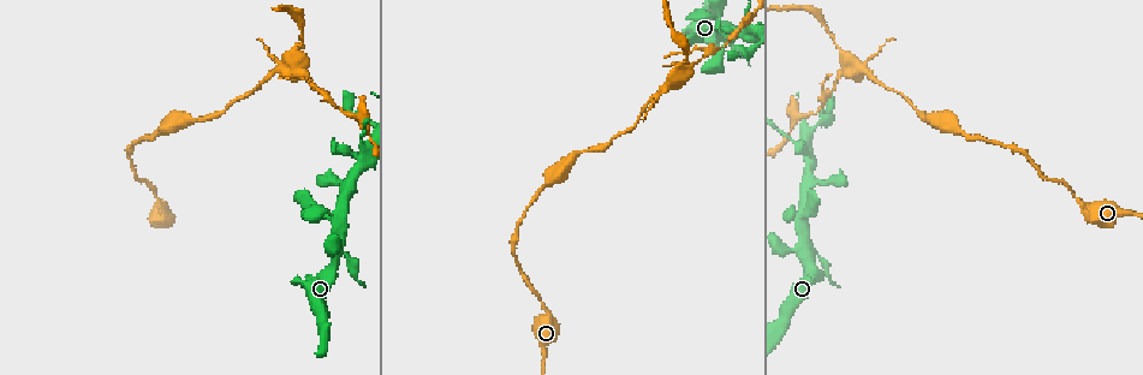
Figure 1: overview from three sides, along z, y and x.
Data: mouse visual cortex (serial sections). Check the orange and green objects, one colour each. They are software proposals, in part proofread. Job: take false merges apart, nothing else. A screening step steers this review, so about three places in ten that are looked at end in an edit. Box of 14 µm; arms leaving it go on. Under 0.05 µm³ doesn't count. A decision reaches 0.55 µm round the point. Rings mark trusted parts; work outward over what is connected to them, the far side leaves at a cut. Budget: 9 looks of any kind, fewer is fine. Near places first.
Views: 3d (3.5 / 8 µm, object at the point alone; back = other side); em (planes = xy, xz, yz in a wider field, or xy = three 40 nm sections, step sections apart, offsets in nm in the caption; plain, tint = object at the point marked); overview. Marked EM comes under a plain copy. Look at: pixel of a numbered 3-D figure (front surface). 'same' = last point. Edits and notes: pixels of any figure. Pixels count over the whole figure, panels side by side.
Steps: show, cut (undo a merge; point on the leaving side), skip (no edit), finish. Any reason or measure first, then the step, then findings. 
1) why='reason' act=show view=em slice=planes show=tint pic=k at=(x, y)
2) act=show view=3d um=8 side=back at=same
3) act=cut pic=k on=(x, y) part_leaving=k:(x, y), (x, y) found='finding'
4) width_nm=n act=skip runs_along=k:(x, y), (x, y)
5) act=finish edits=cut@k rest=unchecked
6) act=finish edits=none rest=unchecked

why='four arms meet' act=show view=3d um=8 pic=1 at=(801, 246)

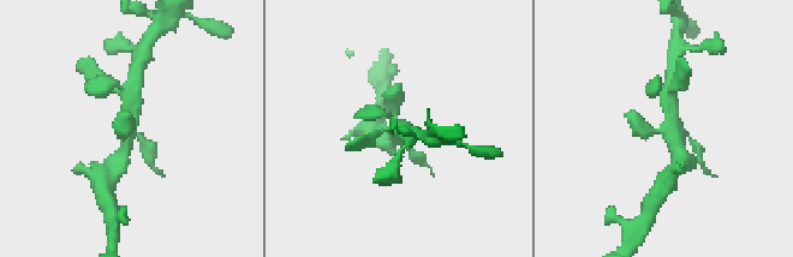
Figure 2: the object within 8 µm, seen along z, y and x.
arms=4 arm_widths_nm=150,300,350,500 why='need the tissue' act=show view=em slice=xy step=2 show=tint pic=2 at=(670, 125)

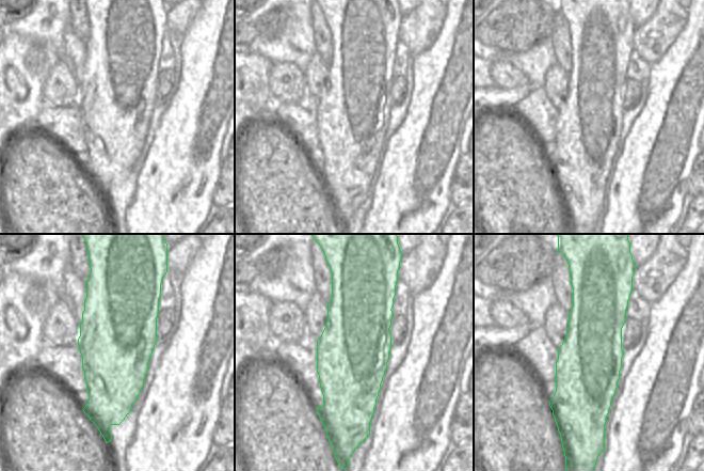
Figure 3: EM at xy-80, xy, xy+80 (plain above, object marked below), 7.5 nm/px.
act=skip found='continuous, no second cell'

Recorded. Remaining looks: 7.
act=show view=3d um=3.5 pic=1 at=(161, 203)

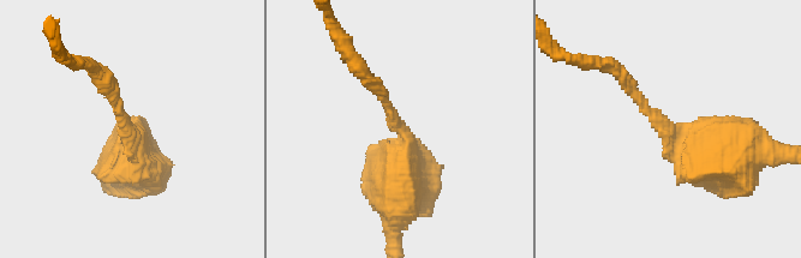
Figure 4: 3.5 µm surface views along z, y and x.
arm_widths_nm=150,600 act=show view=em slice=xy step=3 show=tint pic=4 at=(395, 120)

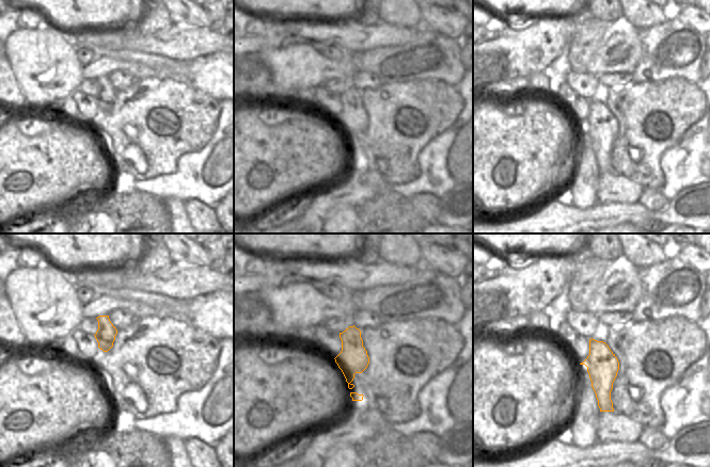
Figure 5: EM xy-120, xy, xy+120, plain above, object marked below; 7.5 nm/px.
why='another direction' act=show view=em slice=planes show=tint at=same

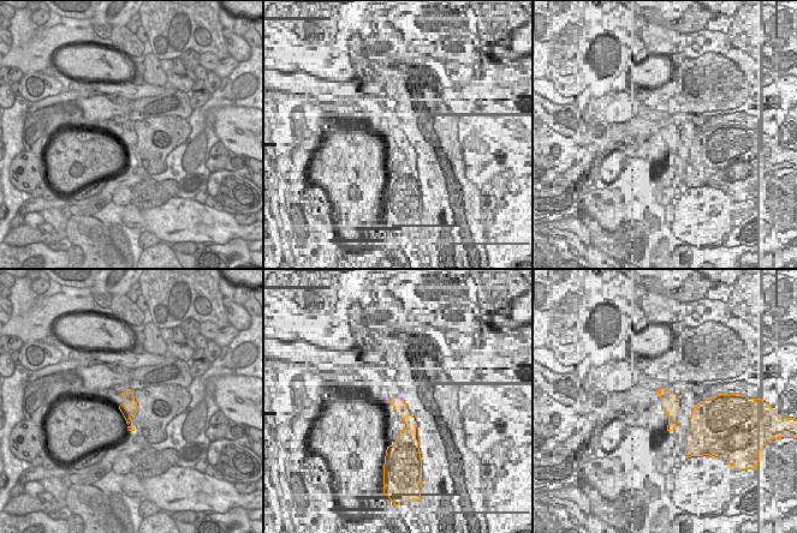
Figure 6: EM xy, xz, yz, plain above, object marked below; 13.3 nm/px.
act=skip runs_along=4:(727, 158), (671, 137), (613, 70) found='one cell here'

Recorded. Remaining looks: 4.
why='three arms meet' act=show view=3d um=3.5 pic=1 at=(742, 37)

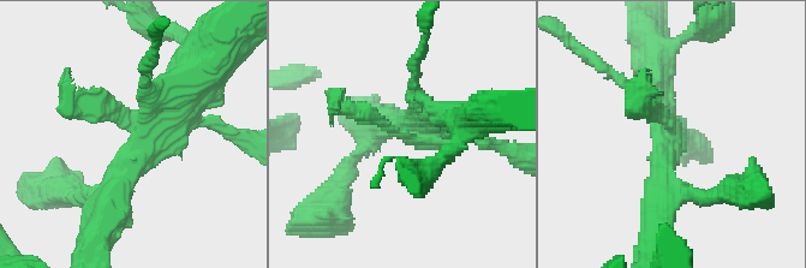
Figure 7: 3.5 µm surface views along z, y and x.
arms=3 arm_widths_nm=200,350,350 act=show view=em slice=planes show=tint pic=7 at=(405, 137)

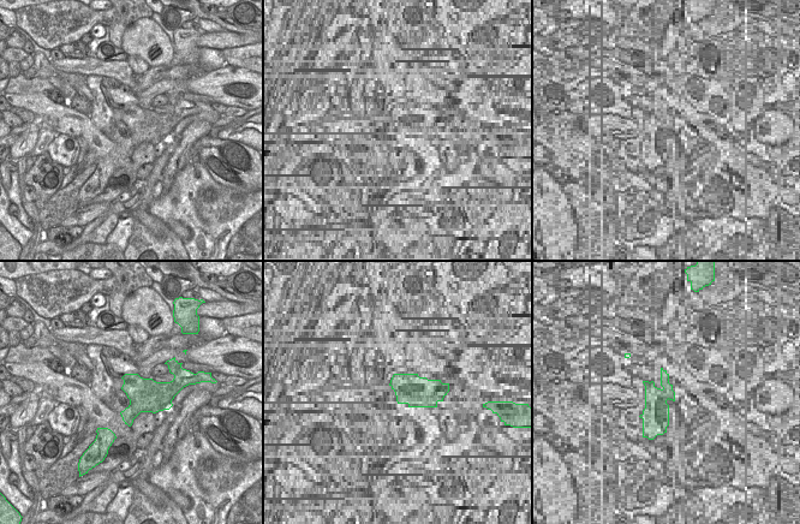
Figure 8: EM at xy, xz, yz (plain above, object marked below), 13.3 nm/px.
why='another direction' act=show view=em slice=xy step=5 show=tint at=same

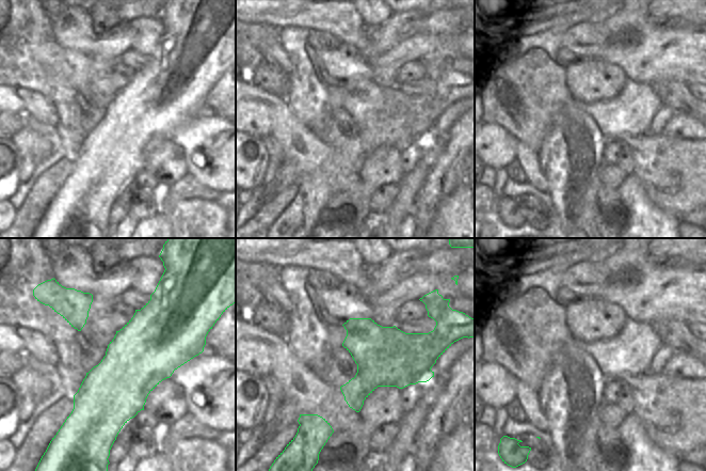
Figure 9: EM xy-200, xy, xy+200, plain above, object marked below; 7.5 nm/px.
width_nm=440 act=skip runs_along=7:(117, 190), (154, 142), (72, 101) found='all the same cell'

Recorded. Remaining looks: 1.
act=finish edits=none rest=unchecked

